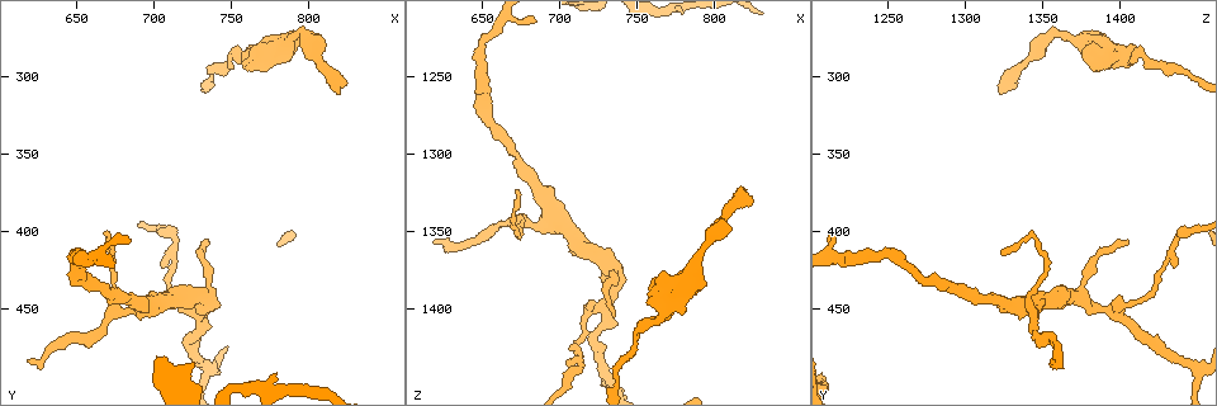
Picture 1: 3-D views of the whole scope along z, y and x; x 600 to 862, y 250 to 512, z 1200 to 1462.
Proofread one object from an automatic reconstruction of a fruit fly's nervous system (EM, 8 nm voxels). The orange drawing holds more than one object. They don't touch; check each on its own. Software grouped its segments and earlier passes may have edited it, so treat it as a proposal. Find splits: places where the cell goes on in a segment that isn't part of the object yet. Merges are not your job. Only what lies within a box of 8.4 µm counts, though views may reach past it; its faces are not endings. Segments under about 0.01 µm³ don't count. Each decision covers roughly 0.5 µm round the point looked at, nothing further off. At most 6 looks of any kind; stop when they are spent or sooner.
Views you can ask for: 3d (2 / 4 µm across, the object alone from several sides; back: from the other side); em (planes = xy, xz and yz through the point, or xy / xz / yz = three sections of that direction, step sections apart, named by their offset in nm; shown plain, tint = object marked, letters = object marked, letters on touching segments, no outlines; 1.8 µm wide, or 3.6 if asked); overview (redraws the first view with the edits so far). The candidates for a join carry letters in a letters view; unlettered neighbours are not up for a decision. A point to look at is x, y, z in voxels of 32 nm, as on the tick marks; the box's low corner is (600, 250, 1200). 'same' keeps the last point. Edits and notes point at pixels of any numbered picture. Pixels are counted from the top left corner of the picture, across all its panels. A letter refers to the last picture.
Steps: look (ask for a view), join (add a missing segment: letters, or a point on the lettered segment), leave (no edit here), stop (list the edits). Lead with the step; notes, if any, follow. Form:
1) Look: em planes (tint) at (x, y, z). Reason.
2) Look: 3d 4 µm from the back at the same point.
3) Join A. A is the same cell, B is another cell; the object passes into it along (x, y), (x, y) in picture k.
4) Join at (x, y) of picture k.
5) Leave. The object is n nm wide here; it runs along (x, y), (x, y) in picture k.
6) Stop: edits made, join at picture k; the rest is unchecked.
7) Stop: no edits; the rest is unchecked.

Look: 3d 4 µm at (618, 486, 1356). Branch stops here.

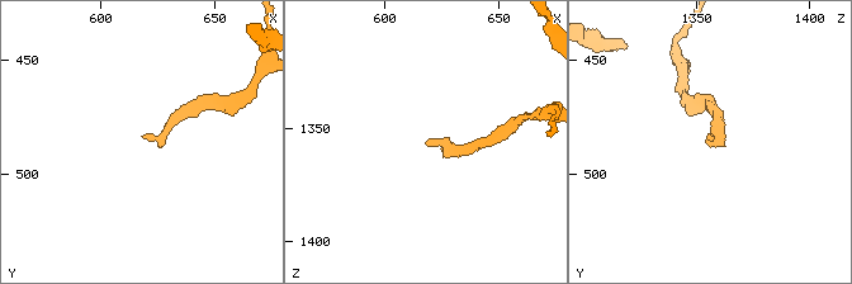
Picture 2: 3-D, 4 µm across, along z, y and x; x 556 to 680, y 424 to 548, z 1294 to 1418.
Look: em planes (letters) at (618, 485, 1356). Shape alone is not enough.

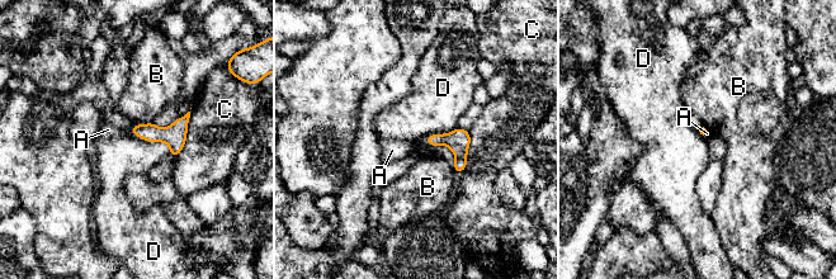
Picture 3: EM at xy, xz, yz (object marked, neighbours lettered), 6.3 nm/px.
Leave. The longest contact is with C, 320 nm; A, B, C and D are other cells; a border runs along (130, 131), (164, 141), (170, 154) in picture 3; no lettered segment goes on from it.

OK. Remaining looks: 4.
Look: em planes (letters) at (672, 414, 1324). Tapers out.

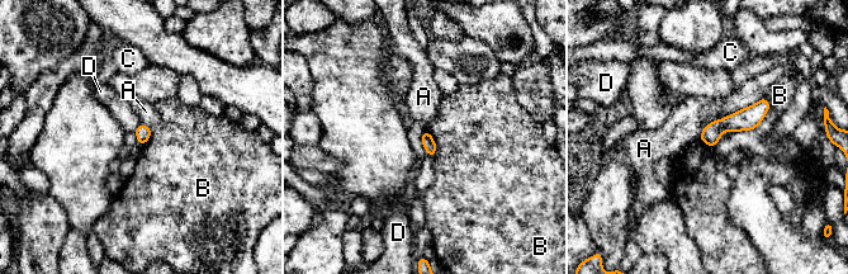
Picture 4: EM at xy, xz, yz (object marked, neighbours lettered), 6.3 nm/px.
Leave. A, B, C and D are other cells; it runs along (766, 104), (704, 137) in picture 4; none of them fits.

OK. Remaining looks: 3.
Look: em planes (tint) at (758, 294, 1386). An open end.

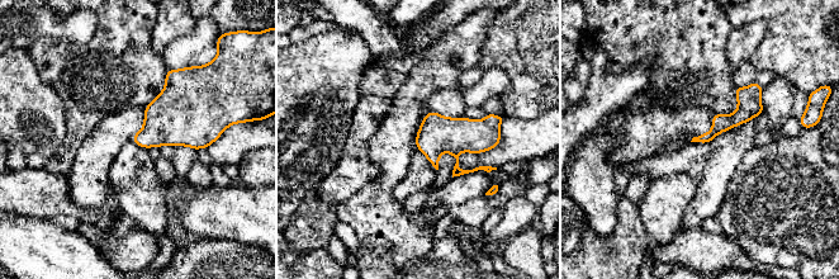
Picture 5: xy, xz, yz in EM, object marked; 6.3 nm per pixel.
Look: em planes (letters) at the same point.

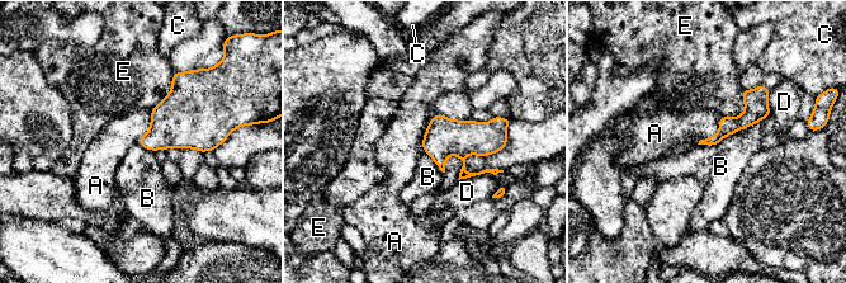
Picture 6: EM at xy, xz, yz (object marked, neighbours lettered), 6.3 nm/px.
Leave. A, B, C, D and E are other cells; none of them fits.

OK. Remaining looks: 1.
Stop: no edits; the rest is unchecked.

